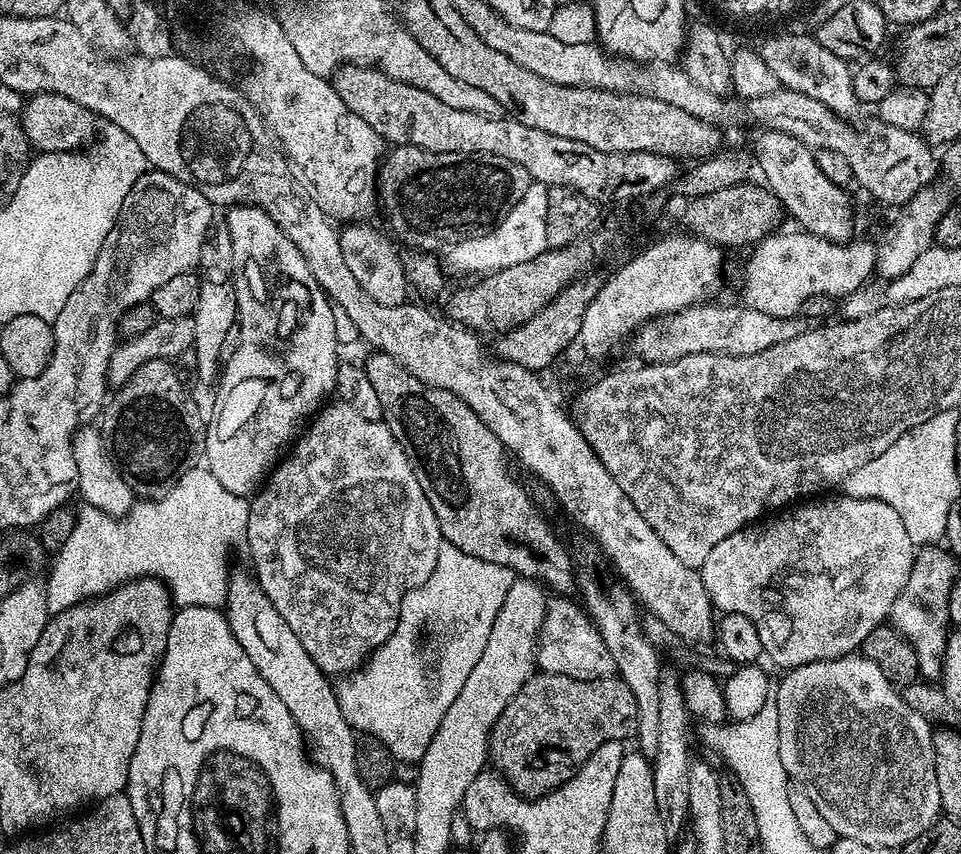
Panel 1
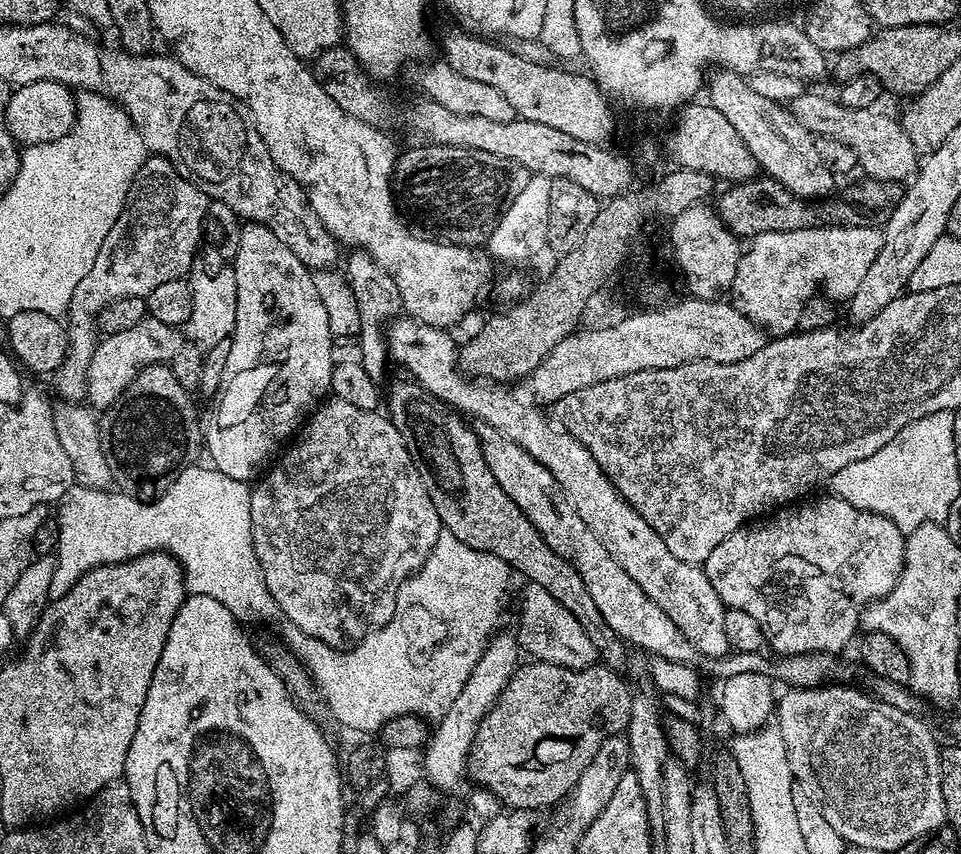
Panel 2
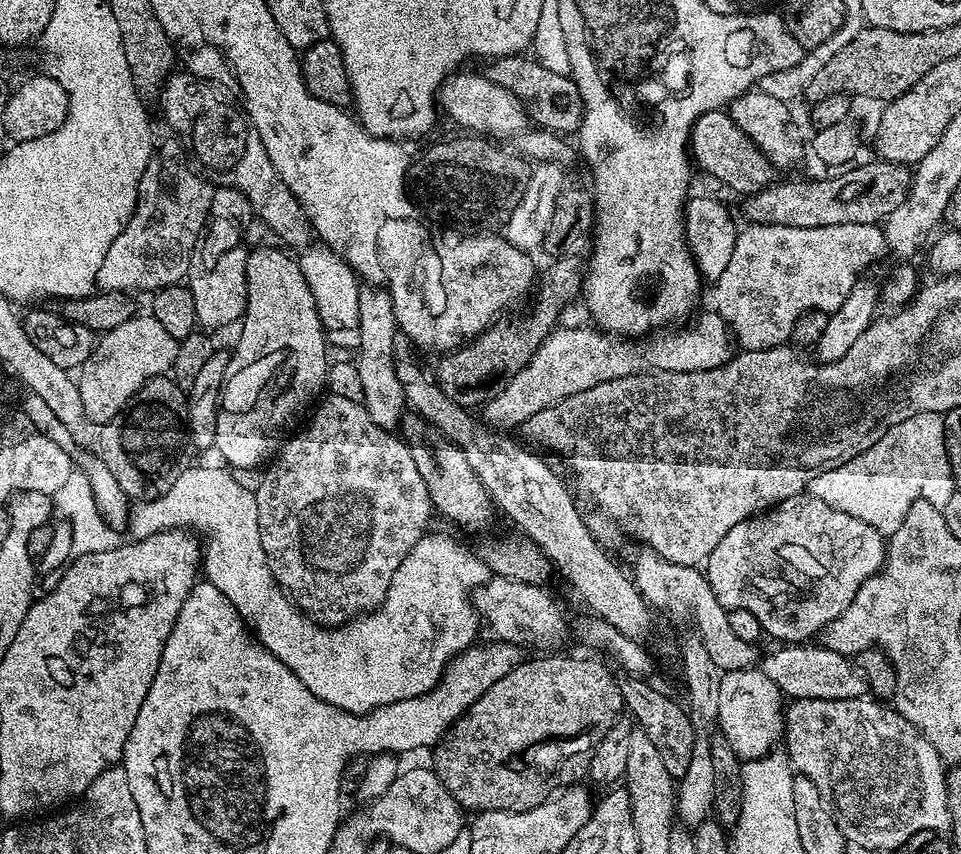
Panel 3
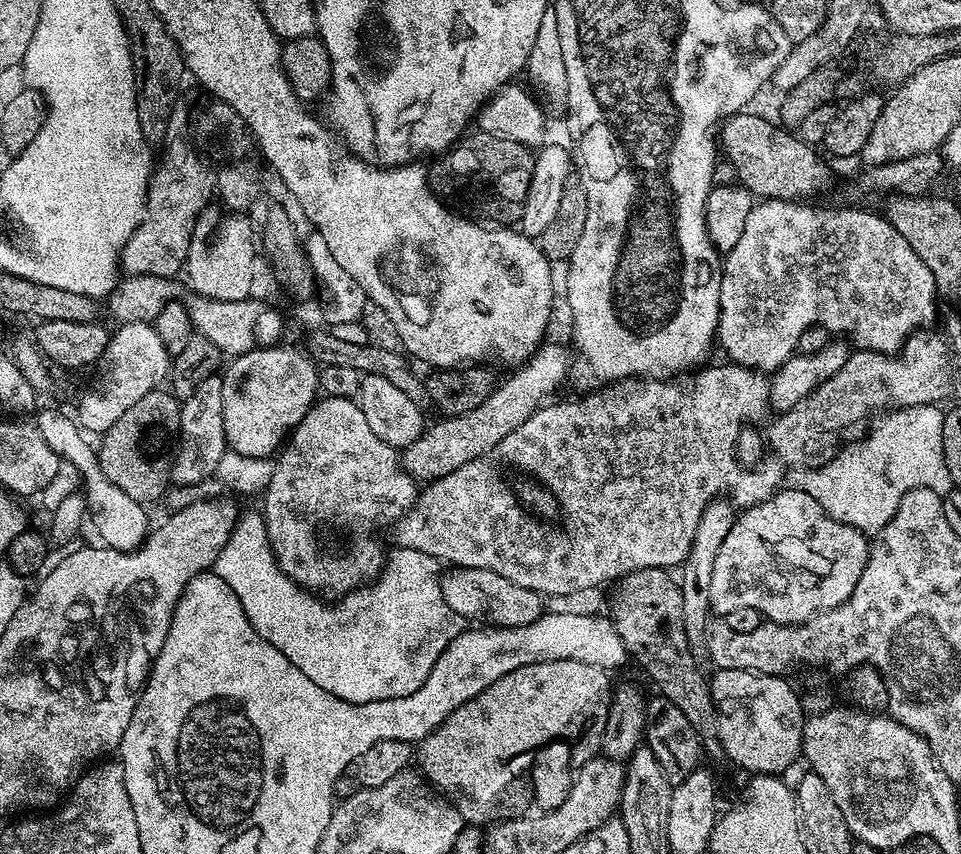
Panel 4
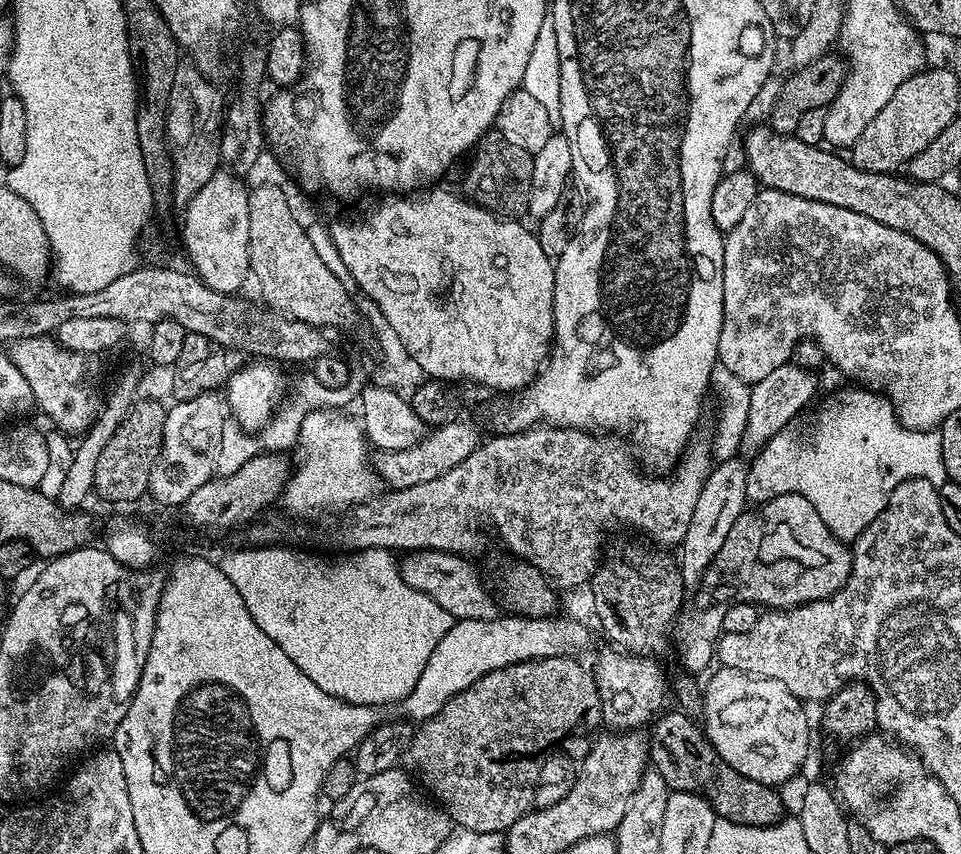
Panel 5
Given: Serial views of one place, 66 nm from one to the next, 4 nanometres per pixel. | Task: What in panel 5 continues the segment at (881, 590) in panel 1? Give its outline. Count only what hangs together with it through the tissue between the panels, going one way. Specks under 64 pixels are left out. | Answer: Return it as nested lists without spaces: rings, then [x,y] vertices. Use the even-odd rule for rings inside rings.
[[[782,494],[753,508],[756,508],[753,512],[752,509],[745,510],[734,526],[730,526],[730,535],[726,542],[722,542],[722,550],[718,550],[714,562],[710,562],[695,589],[696,601],[693,604],[691,601],[678,617],[674,640],[680,643],[680,656],[688,667],[685,669],[693,673],[700,674],[708,663],[713,663],[716,641],[724,626],[724,615],[732,604],[755,604],[764,610],[775,610],[824,600],[842,587],[852,569],[849,545],[824,525],[818,510],[814,510],[814,506],[810,506],[802,494]]]

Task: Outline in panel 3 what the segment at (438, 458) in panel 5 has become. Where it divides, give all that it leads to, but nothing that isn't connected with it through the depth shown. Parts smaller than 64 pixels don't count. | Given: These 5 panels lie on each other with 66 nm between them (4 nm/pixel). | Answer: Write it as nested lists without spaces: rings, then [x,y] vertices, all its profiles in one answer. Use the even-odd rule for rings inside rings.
[[[702,312],[684,326],[689,328],[661,331],[649,339],[653,340],[648,345],[617,338],[592,326],[557,327],[544,339],[542,346],[538,346],[530,362],[526,362],[526,366],[522,366],[504,388],[488,397],[482,408],[483,423],[496,430],[512,430],[508,428],[527,425],[538,410],[546,410],[546,406],[558,404],[570,398],[570,394],[582,394],[582,390],[590,390],[598,386],[598,382],[610,382],[614,378],[632,376],[635,372],[693,372],[721,368],[734,355],[732,329],[719,312]]]

